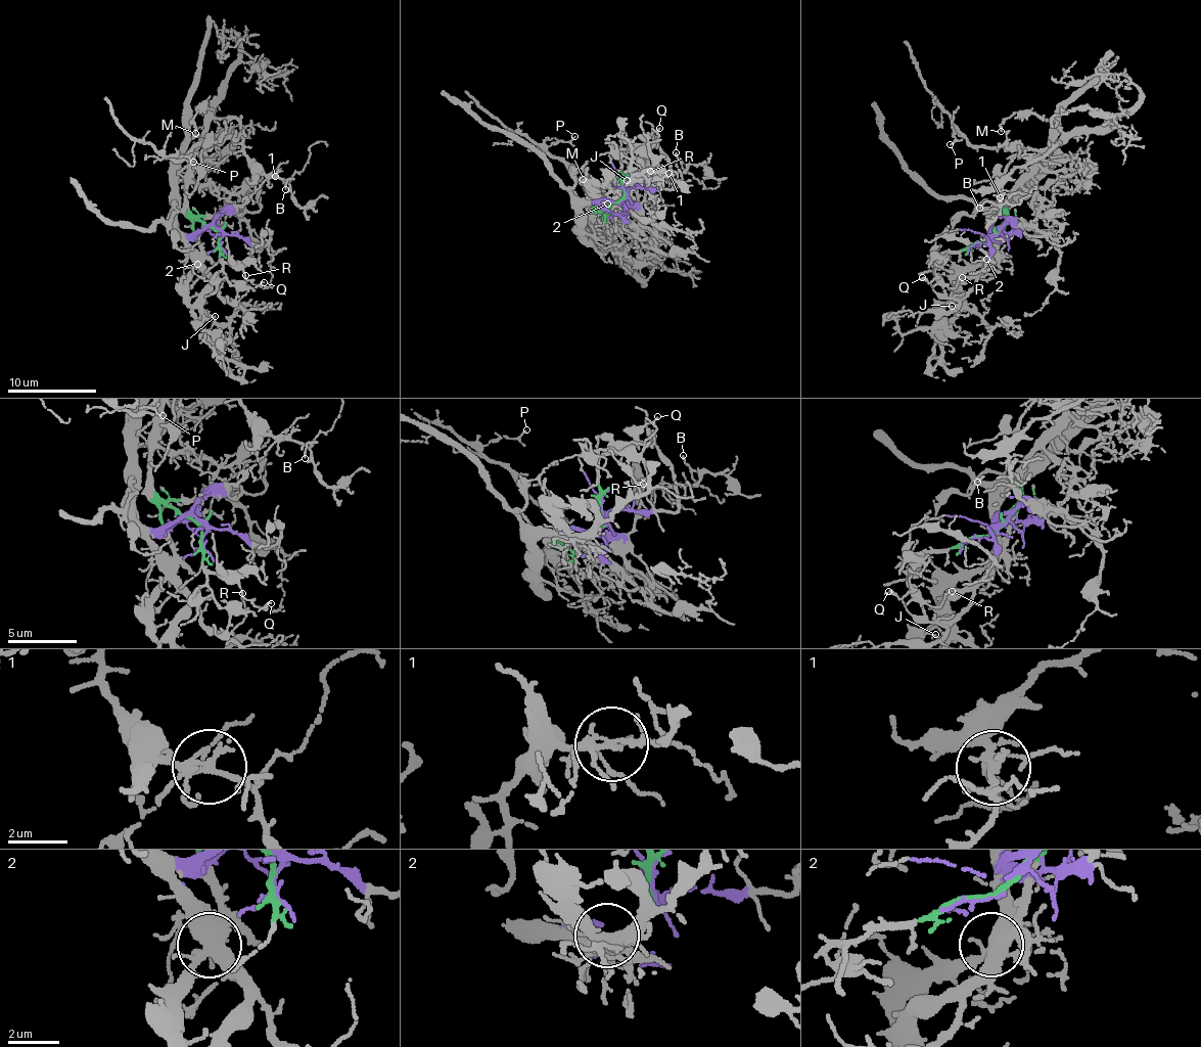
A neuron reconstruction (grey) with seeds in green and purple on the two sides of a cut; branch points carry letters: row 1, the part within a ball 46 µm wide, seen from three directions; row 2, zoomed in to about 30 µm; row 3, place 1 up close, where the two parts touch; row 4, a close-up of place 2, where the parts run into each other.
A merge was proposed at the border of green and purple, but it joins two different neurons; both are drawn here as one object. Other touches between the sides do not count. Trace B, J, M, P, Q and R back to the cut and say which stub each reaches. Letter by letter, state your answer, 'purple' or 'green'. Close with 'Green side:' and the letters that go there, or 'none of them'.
B: green
J: purple
M: green
P: green
Q: green
R: green
Green side: B, M, P, Q, R

